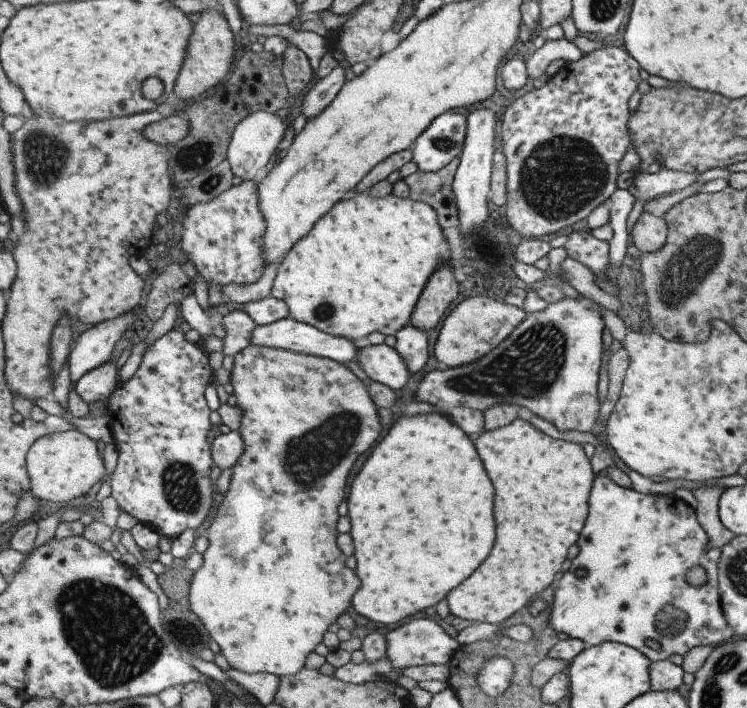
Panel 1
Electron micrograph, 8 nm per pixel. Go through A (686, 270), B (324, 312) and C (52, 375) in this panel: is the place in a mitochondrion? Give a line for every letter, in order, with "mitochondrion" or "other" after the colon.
A: mitochondrion
B: mitochondrion
C: other

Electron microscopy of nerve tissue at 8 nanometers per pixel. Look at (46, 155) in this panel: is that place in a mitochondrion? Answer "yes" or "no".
yes

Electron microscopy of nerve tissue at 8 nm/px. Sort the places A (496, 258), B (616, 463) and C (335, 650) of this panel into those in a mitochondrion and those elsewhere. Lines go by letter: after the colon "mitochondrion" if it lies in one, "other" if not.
A: mitochondrion
B: other
C: other

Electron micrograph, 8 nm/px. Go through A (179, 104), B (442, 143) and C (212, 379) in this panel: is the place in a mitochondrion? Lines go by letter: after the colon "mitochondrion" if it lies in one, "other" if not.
A: other
B: mitochondrion
C: other

